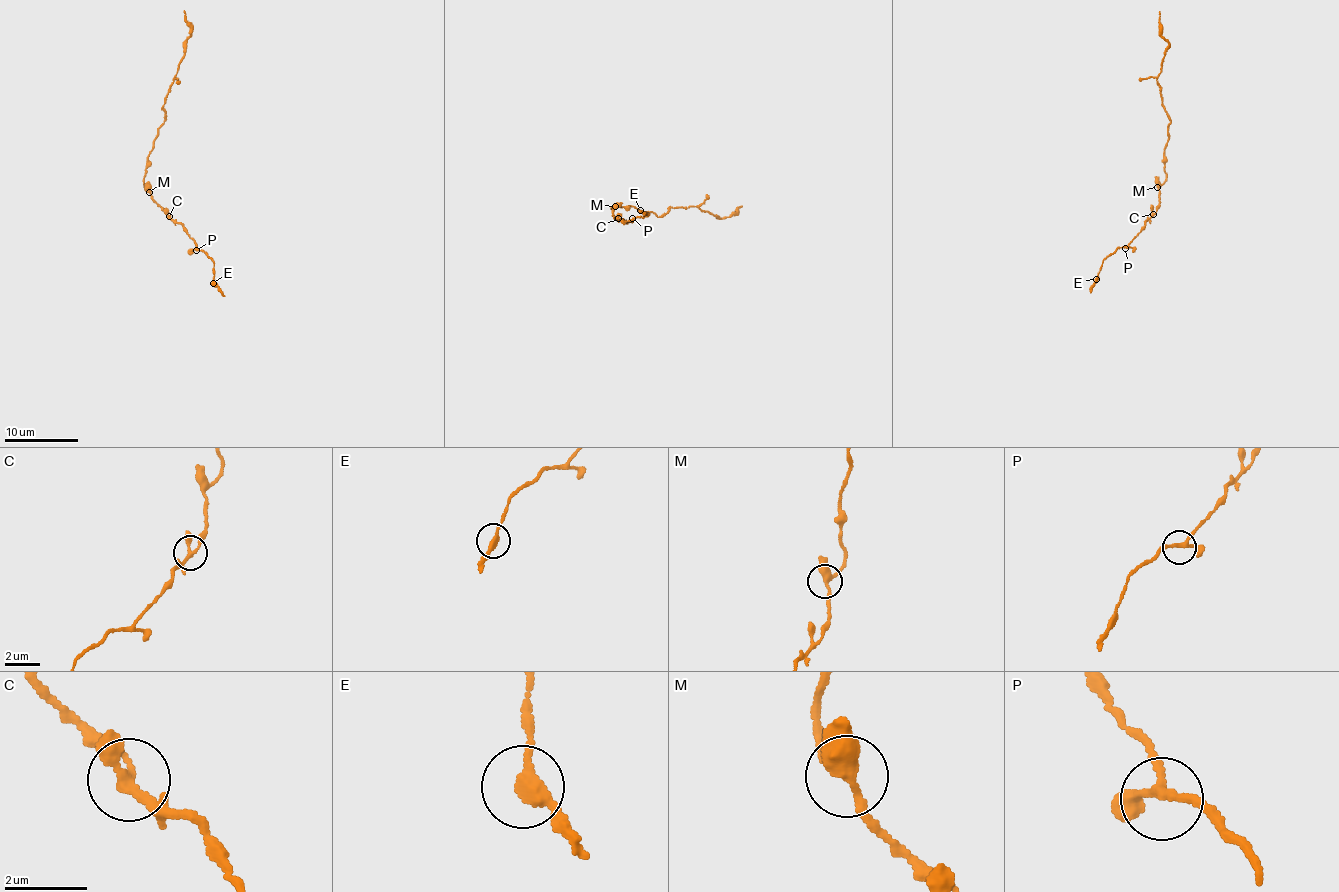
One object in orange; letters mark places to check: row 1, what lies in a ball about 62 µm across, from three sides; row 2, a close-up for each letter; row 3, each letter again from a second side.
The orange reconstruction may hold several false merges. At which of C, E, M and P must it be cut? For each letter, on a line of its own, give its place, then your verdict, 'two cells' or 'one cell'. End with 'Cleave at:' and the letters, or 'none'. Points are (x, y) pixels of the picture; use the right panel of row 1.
C: at (1153, 214); one cell
E: at (1096, 279); one cell
M: at (1157, 187); one cell
P: at (1125, 248); one cell
Cleave at: none

